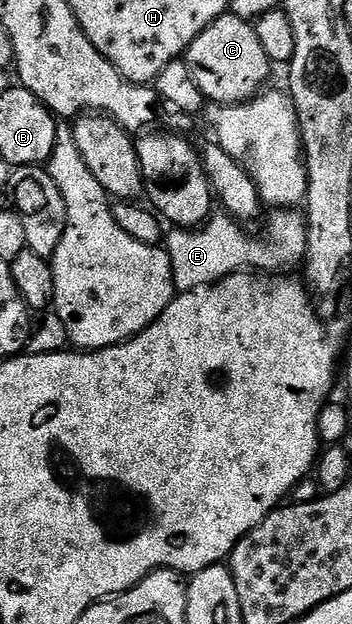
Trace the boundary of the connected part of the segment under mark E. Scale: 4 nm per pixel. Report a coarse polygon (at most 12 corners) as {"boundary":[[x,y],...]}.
{"boundary":[[285,91],[217,109],[217,143],[282,208],[164,236],[178,292],[306,255],[306,162]]}

